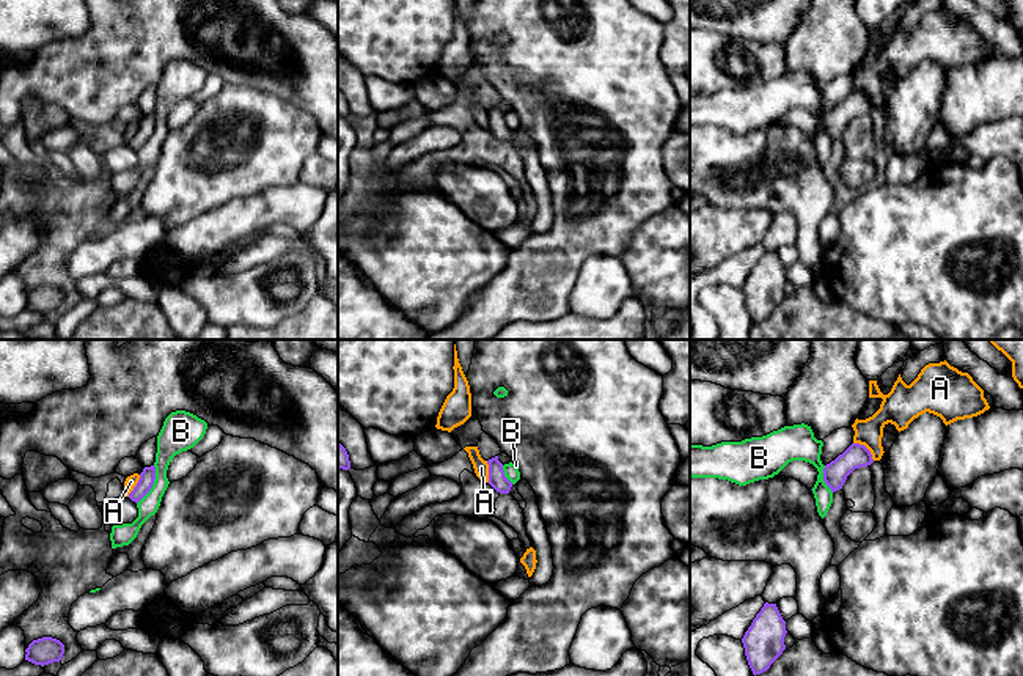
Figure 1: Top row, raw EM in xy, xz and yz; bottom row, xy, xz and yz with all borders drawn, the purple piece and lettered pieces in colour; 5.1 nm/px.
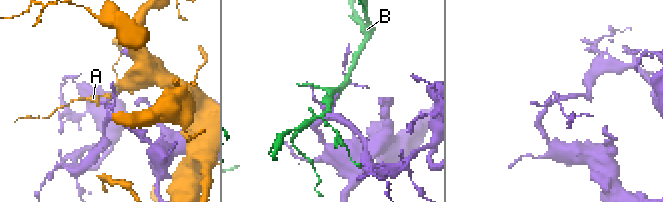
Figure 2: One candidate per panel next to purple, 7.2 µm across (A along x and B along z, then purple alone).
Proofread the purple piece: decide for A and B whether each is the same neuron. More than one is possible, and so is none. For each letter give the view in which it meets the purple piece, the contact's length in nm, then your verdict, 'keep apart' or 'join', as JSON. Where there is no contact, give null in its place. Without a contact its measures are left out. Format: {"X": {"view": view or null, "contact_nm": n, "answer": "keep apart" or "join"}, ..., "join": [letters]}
{"A": {"view": "yz", "contact_nm": 140, "answer": "join"}, "B": {"view": "xy", "contact_nm": 220, "answer": "keep apart"}, "join": ["A"]}

